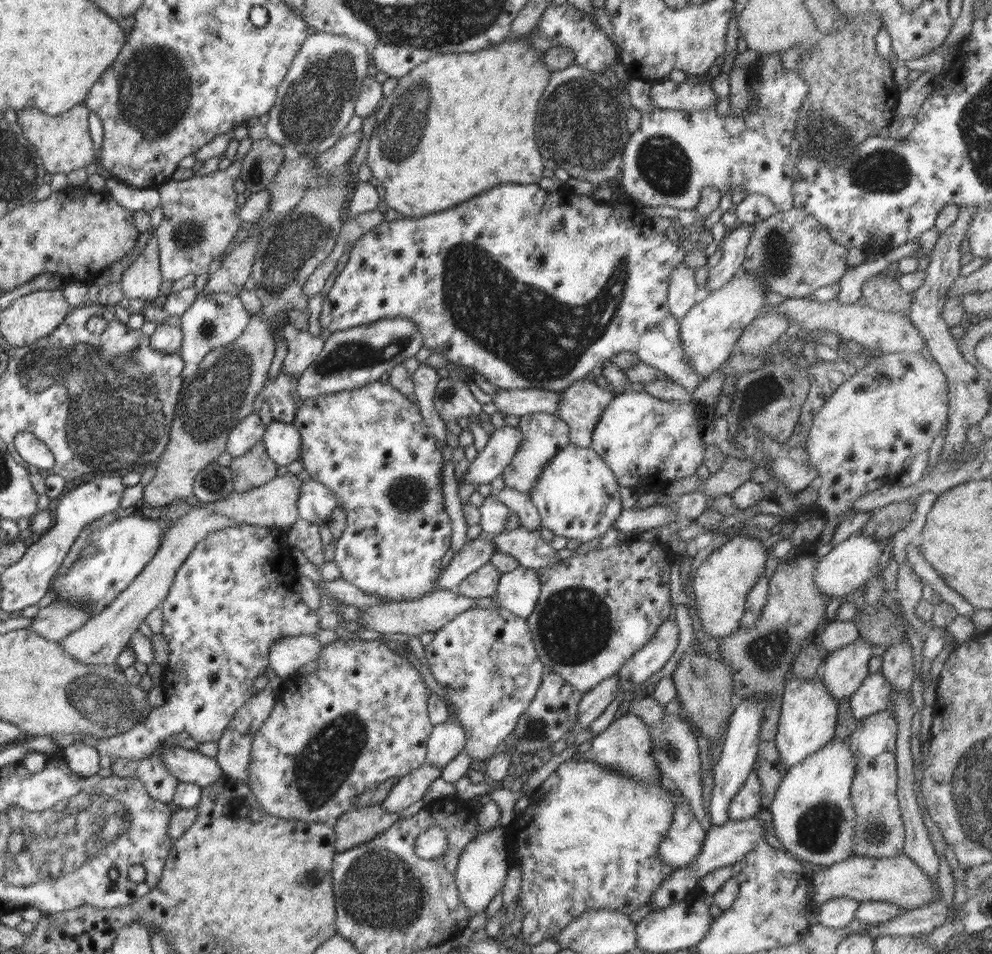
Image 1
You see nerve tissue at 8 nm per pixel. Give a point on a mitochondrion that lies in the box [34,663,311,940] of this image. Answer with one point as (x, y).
(99, 701)

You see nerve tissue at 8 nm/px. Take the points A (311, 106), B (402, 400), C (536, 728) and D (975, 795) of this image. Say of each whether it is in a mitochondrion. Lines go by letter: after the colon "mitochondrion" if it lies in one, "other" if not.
A: mitochondrion
B: other
C: mitochondrion
D: mitochondrion

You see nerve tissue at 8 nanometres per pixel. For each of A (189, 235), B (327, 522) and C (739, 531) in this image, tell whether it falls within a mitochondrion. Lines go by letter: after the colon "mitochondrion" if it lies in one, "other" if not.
A: mitochondrion
B: other
C: other

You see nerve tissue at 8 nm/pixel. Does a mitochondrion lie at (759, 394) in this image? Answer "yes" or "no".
yes

